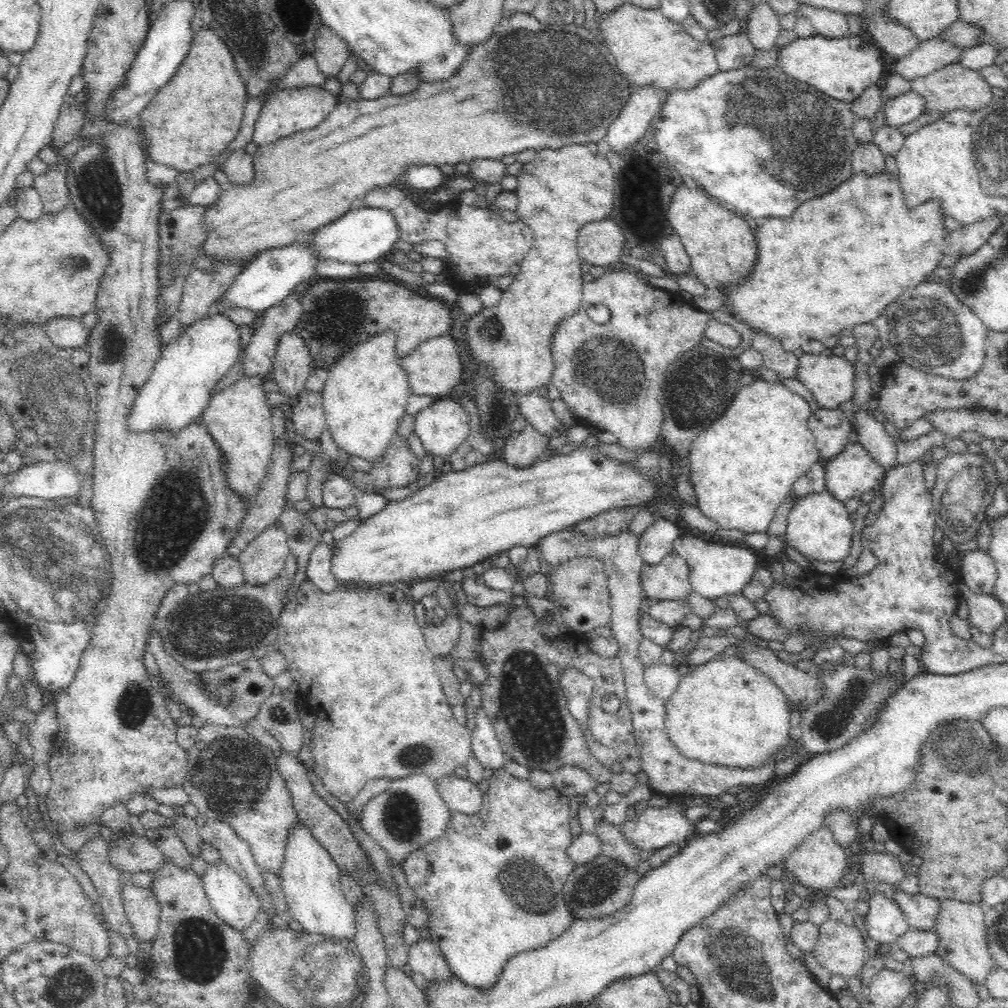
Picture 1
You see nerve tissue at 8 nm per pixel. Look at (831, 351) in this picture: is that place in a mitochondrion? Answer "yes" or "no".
no

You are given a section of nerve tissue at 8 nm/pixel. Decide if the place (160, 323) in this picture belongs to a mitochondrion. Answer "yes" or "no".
no

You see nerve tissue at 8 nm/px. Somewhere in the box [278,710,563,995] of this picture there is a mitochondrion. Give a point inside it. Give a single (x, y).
(400, 815)

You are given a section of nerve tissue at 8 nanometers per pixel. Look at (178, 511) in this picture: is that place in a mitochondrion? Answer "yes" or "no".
yes

